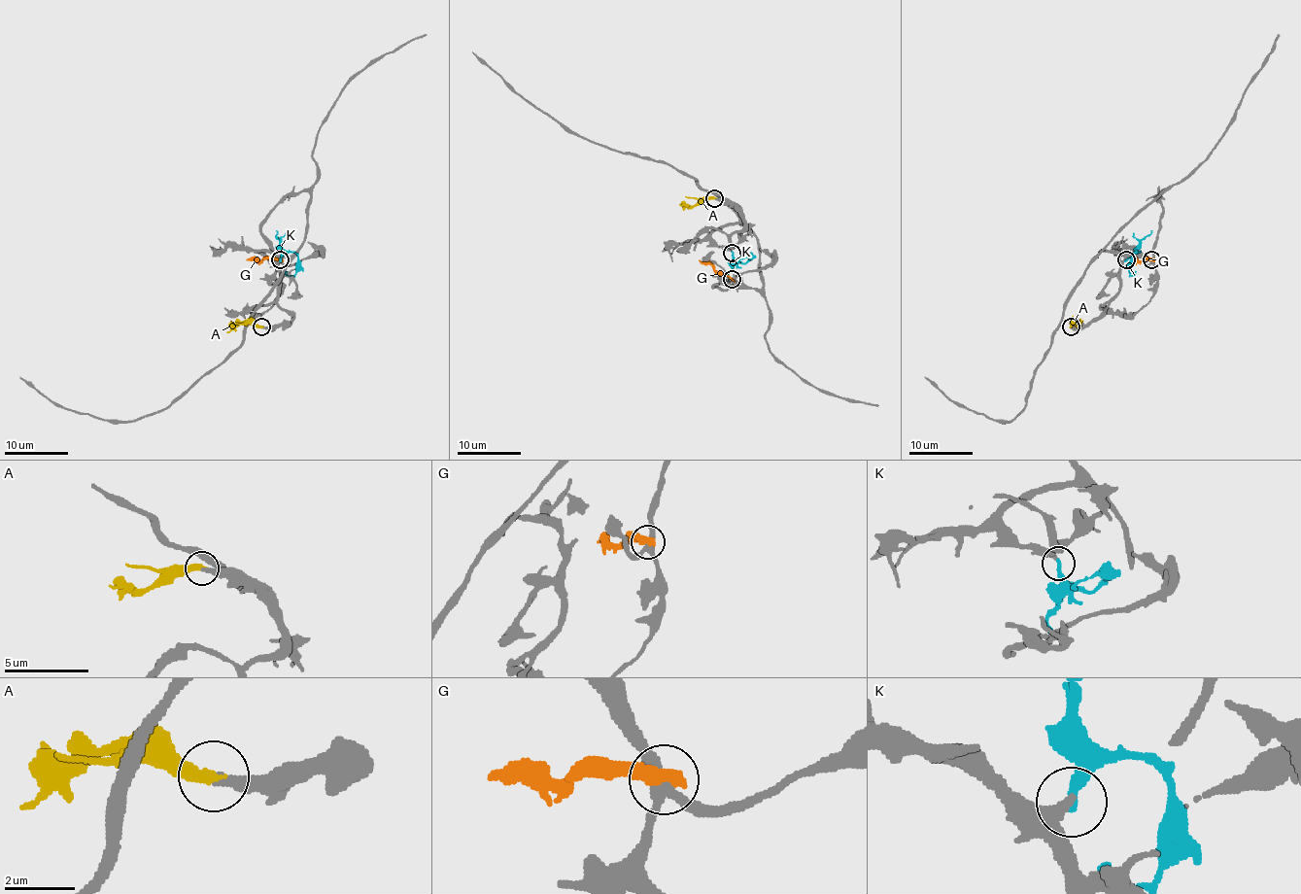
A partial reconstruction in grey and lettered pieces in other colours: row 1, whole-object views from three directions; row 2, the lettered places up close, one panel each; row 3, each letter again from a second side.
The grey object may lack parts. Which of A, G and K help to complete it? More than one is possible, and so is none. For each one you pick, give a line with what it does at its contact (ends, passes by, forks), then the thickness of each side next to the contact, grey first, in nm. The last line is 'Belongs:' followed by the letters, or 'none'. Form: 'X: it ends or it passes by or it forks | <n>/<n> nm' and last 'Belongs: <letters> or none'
A: it ends | 300/380 nm
Belongs: A

